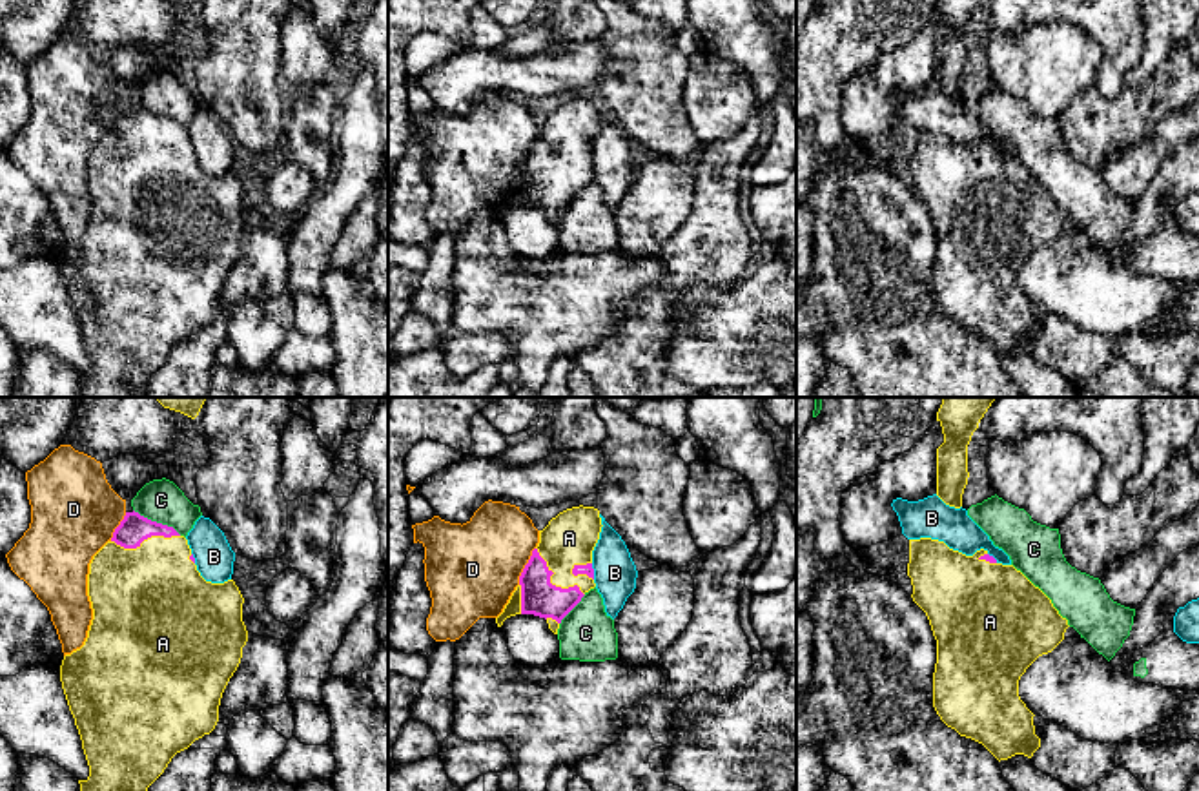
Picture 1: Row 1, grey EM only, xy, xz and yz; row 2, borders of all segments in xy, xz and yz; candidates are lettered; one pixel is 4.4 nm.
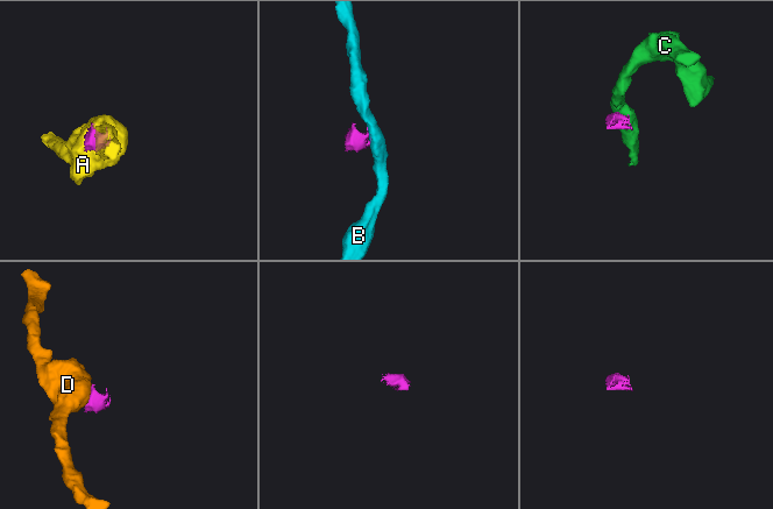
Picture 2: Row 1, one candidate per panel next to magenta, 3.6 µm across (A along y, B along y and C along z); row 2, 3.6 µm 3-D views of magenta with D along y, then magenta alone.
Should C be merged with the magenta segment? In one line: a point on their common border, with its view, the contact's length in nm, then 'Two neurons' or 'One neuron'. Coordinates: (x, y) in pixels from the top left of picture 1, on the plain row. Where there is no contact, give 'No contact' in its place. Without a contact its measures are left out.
Touches magenta at xy (155, 113). Shared border 240 nm. Two neurons

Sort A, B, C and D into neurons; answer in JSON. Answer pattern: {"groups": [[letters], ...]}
{"groups": [["A"], ["B"], ["C"], ["D"]]}

